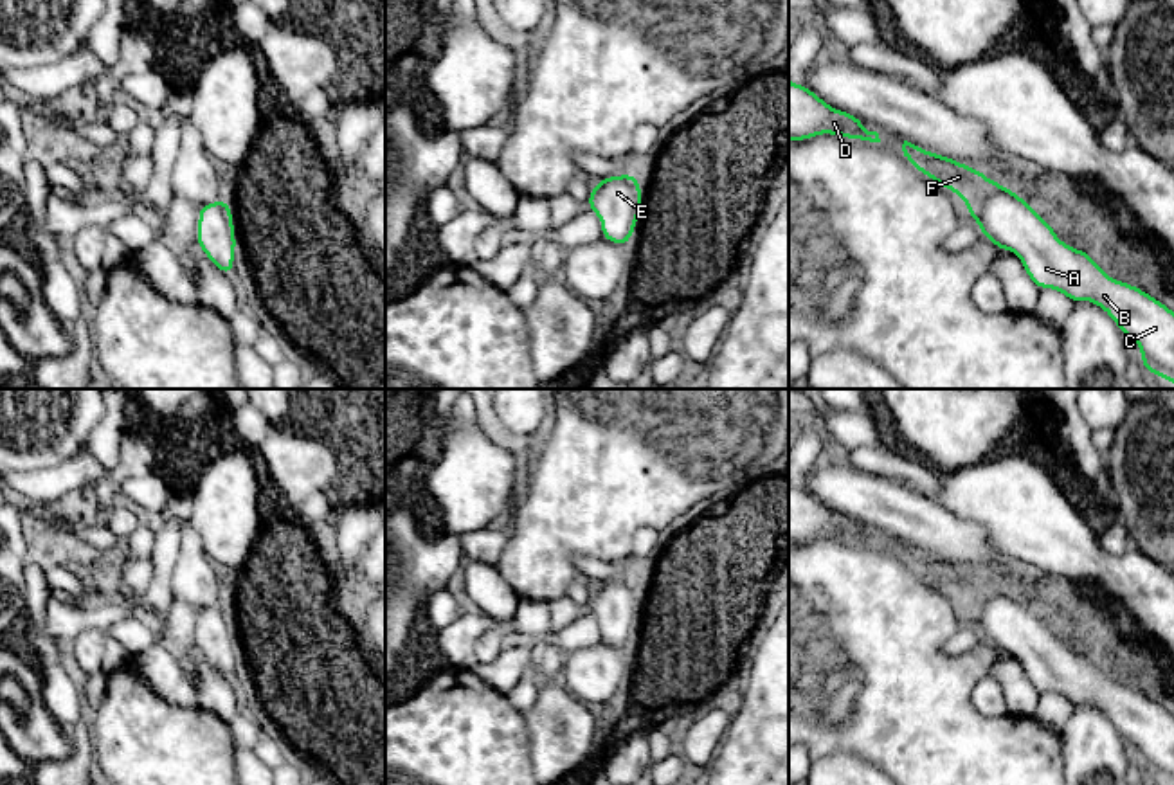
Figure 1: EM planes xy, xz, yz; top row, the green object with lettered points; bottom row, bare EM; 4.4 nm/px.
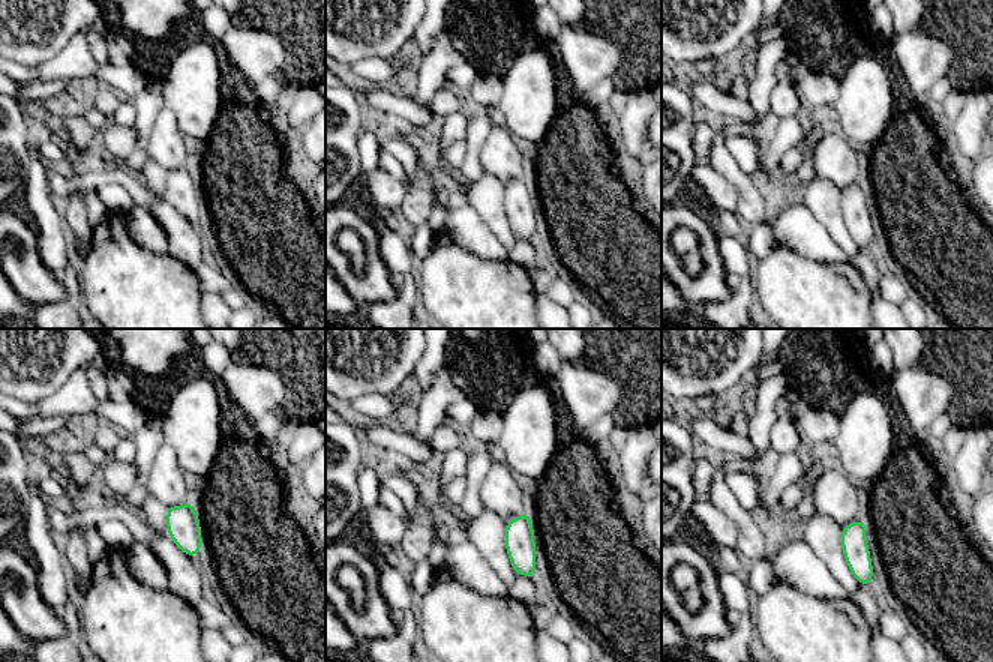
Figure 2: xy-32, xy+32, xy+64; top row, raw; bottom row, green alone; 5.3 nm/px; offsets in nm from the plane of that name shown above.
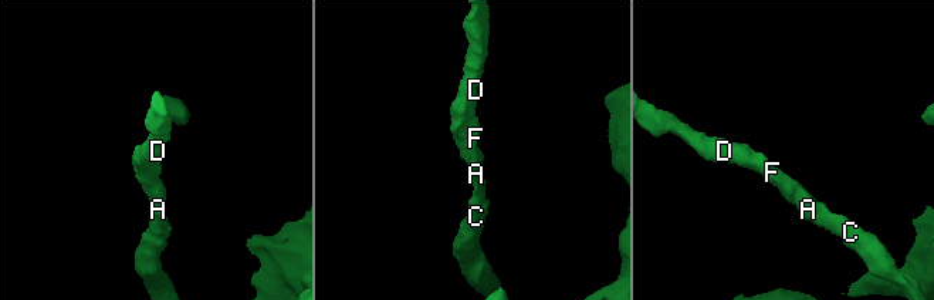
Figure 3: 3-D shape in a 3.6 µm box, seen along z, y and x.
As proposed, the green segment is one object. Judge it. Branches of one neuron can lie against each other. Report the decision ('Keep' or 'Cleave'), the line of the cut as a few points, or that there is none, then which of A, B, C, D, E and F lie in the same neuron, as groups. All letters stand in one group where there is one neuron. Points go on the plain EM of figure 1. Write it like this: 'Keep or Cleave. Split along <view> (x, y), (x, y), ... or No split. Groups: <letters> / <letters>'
Keep. No split. Groups: A B C D E F

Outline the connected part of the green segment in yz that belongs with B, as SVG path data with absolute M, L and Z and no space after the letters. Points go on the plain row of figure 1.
M908 544L902 555L920 576L967 605L981 637L999 654L1012 652L1039 693L1061 693L1071 706L1093 704L1142 751L1145 772L1174 785L1170 711L1129 686L1107 681L1091 657L1062 646L1028 605L981 574Z

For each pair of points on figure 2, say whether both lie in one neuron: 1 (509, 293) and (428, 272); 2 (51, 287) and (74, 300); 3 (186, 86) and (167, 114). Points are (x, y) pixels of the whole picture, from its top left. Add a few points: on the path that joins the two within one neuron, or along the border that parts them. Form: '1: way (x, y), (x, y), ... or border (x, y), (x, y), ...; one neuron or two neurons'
1: way (489, 293), (461, 293), (447, 279); one neuron
2: border (63, 278), (66, 294), (36, 306); two neurons
3: border (165, 105), (188, 140); two neurons

